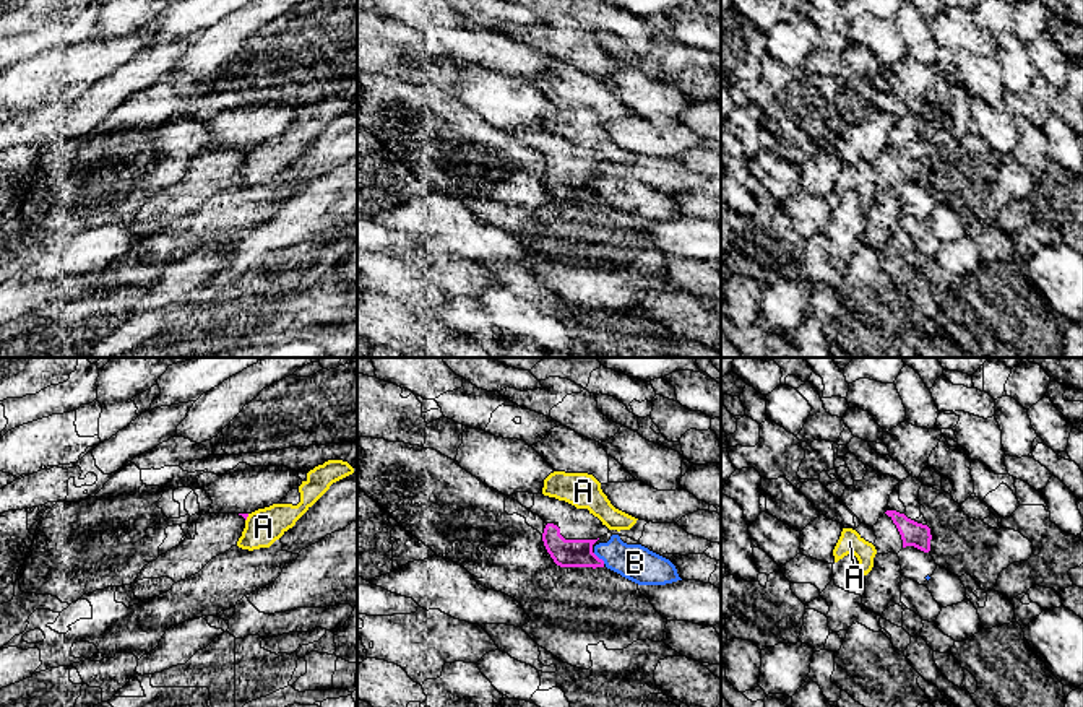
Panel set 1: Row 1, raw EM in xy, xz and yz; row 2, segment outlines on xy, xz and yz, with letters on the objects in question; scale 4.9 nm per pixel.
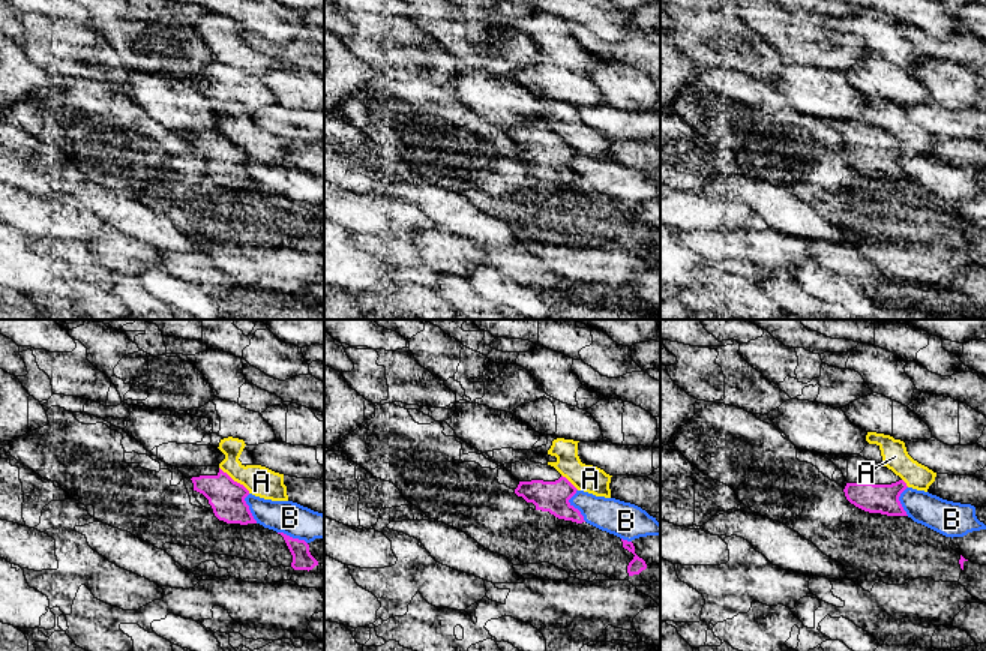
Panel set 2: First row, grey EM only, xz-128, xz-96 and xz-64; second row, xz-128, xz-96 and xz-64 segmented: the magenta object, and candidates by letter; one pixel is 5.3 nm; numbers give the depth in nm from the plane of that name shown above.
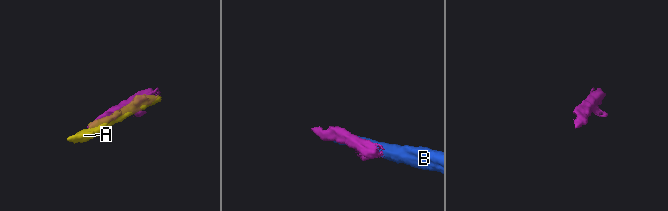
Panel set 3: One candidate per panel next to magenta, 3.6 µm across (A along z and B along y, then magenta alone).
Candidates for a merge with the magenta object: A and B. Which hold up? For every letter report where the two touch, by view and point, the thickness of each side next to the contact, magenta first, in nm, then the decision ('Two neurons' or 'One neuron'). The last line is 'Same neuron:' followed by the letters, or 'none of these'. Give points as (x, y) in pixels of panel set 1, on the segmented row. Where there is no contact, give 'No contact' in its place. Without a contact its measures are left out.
A: Touches magenta at xy (247, 516). Thickness 20 nm (magenta) against 180 nm. Two neurons
B: Touches magenta at xz (598, 558). Thickness 140 nm (magenta) against 180 nm. Two neurons
Same neuron: none of these

